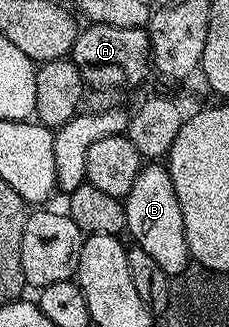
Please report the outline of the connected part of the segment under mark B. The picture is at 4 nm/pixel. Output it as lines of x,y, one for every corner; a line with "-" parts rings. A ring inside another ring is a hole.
145,165
123,203
127,237
132,237
131,241
153,258
162,272
169,276
181,274
190,264
190,255
186,228
182,224
182,208
178,208
178,196
174,196
174,184
167,165

